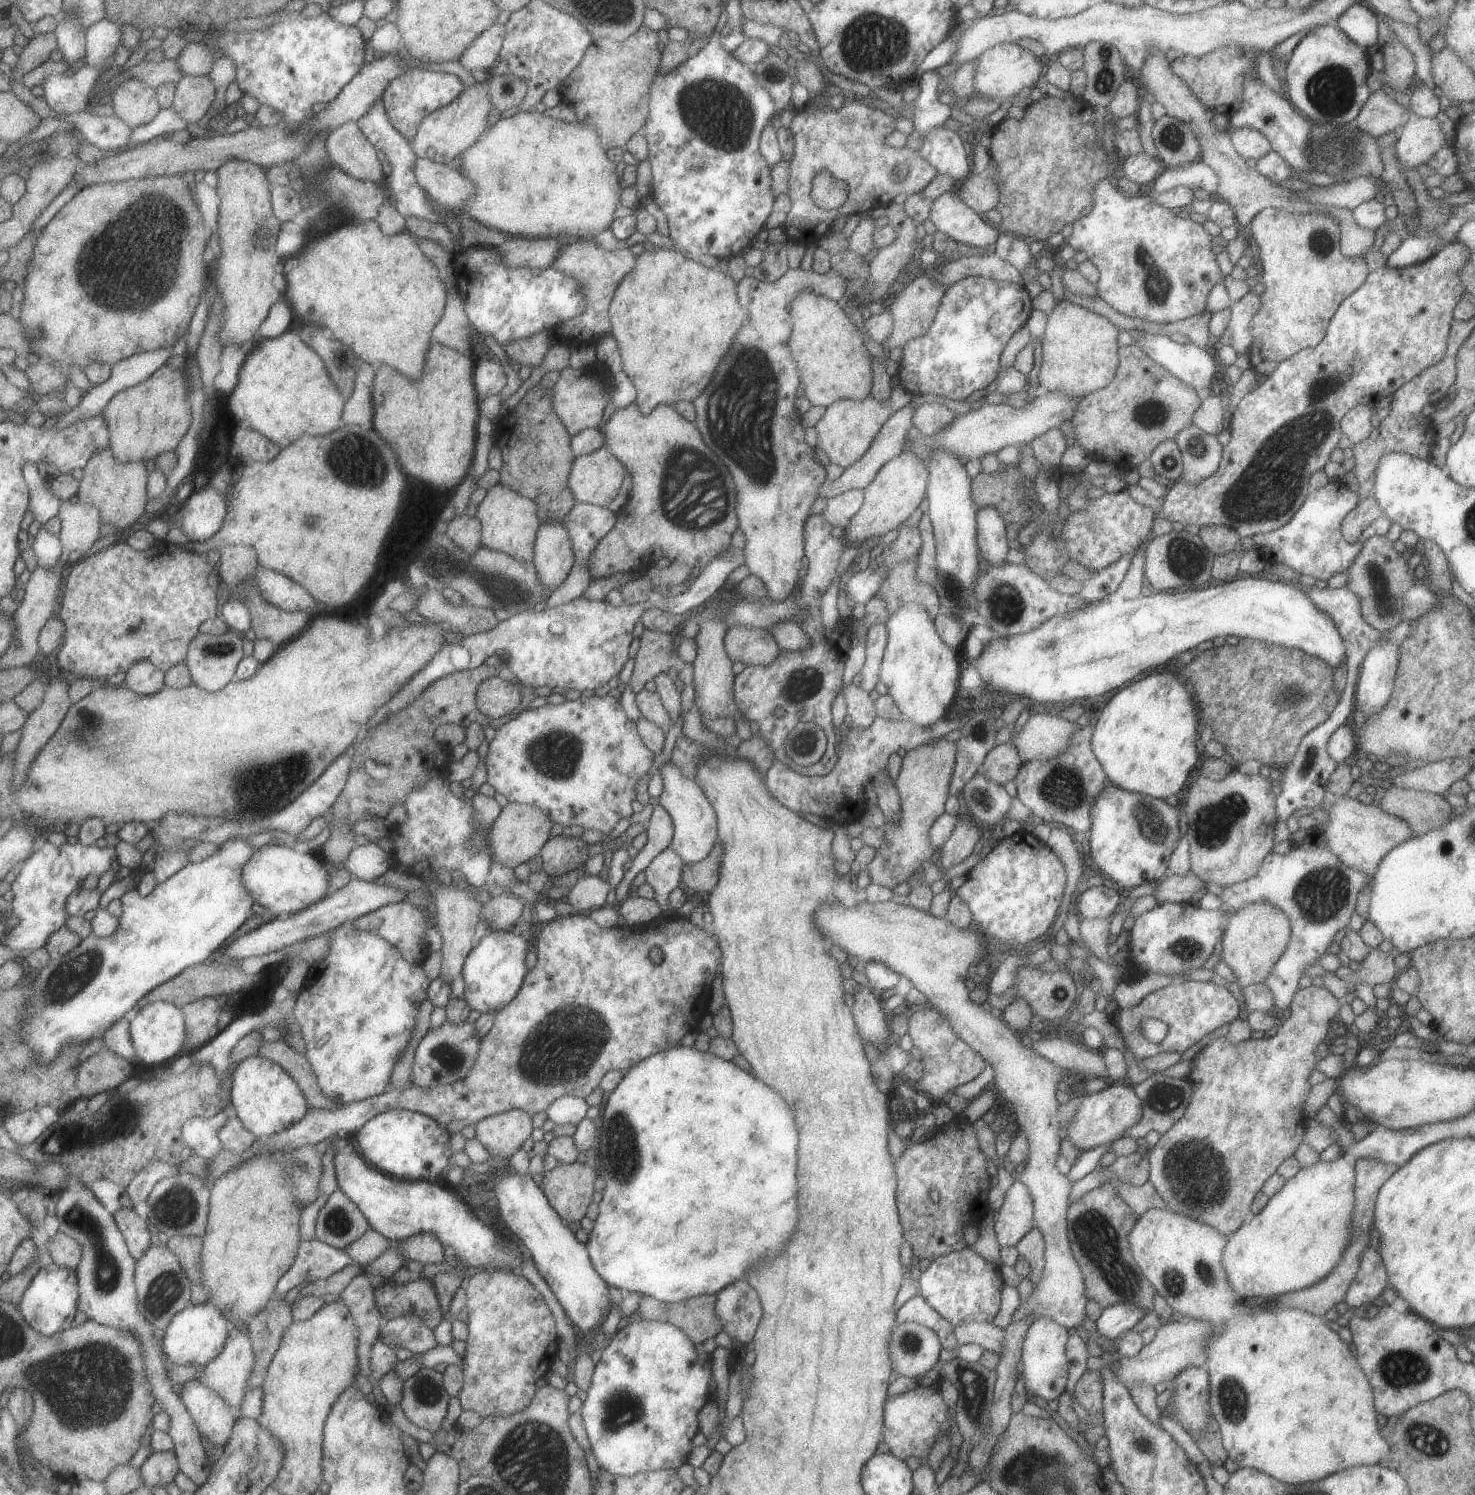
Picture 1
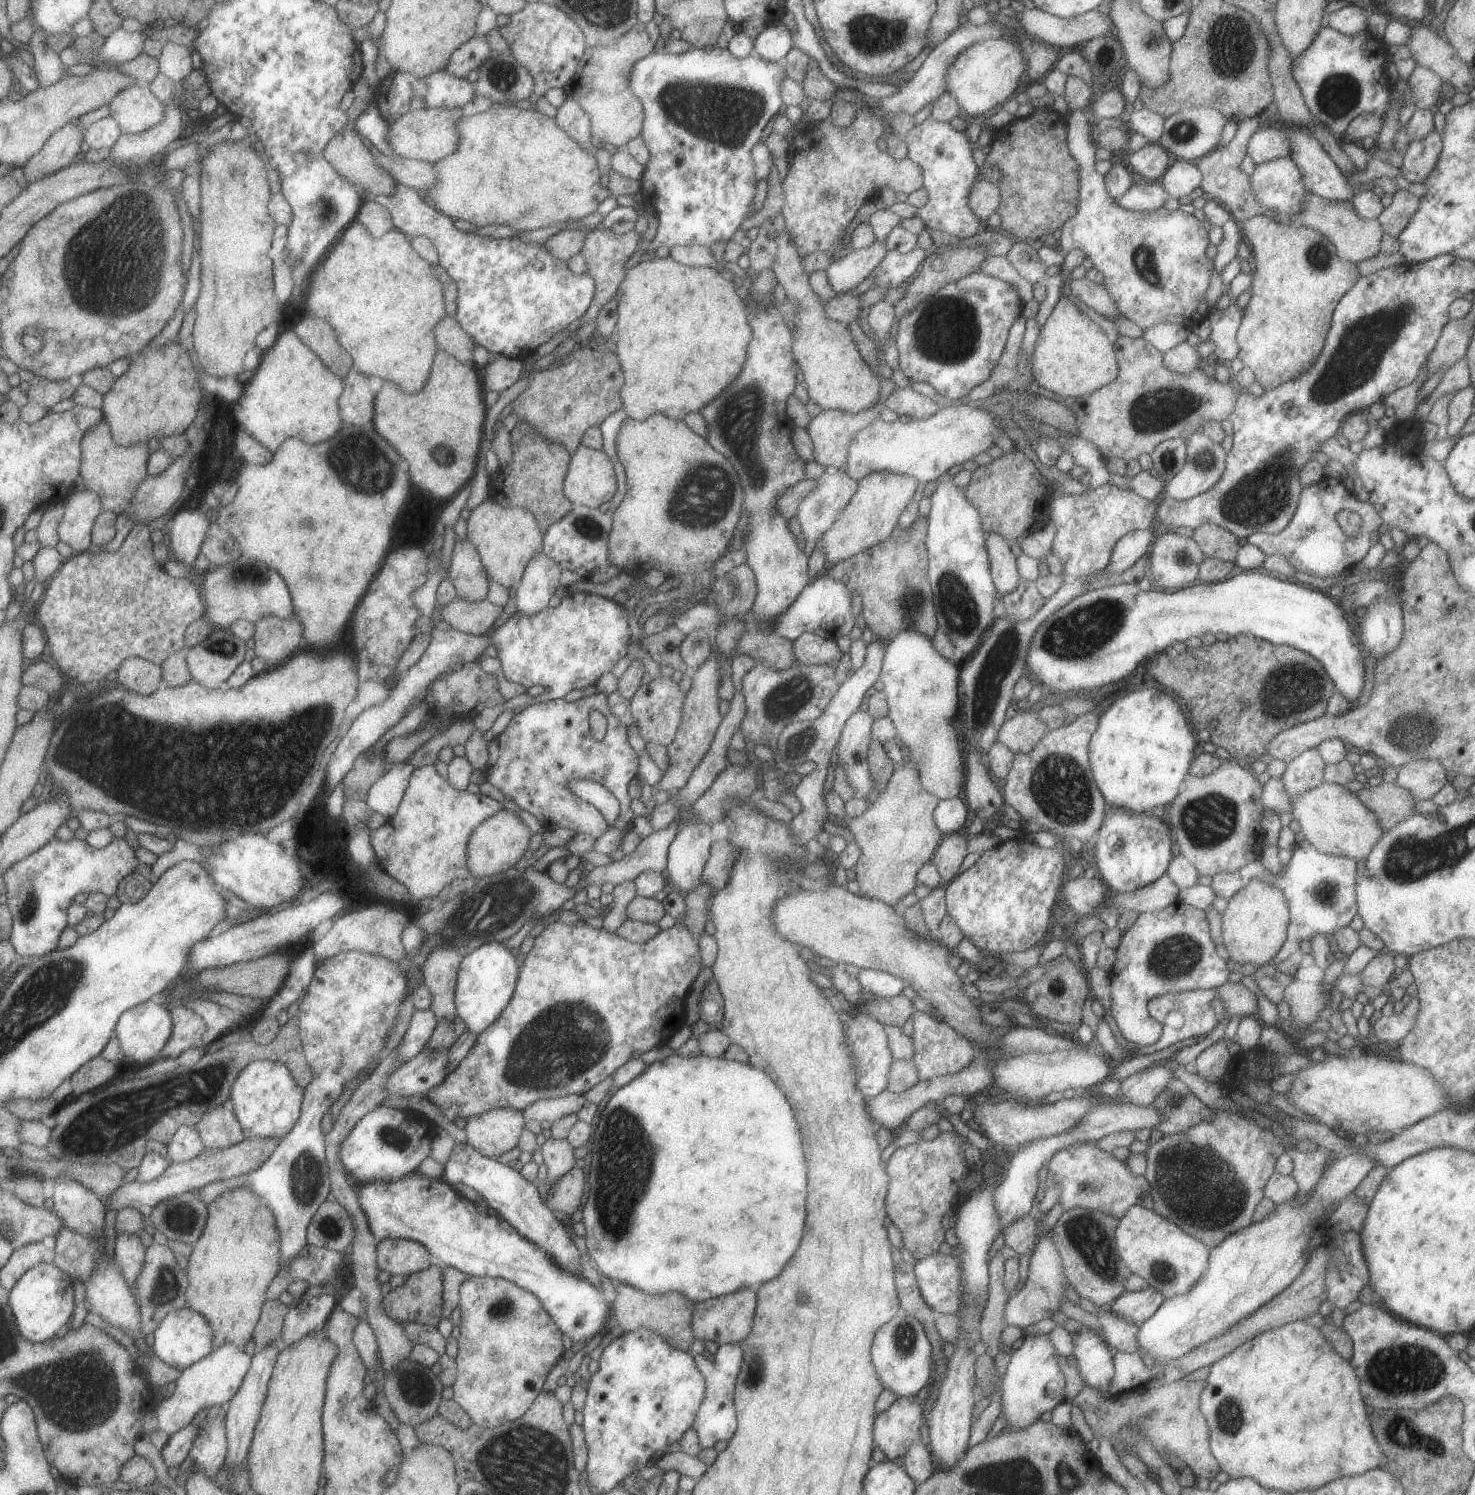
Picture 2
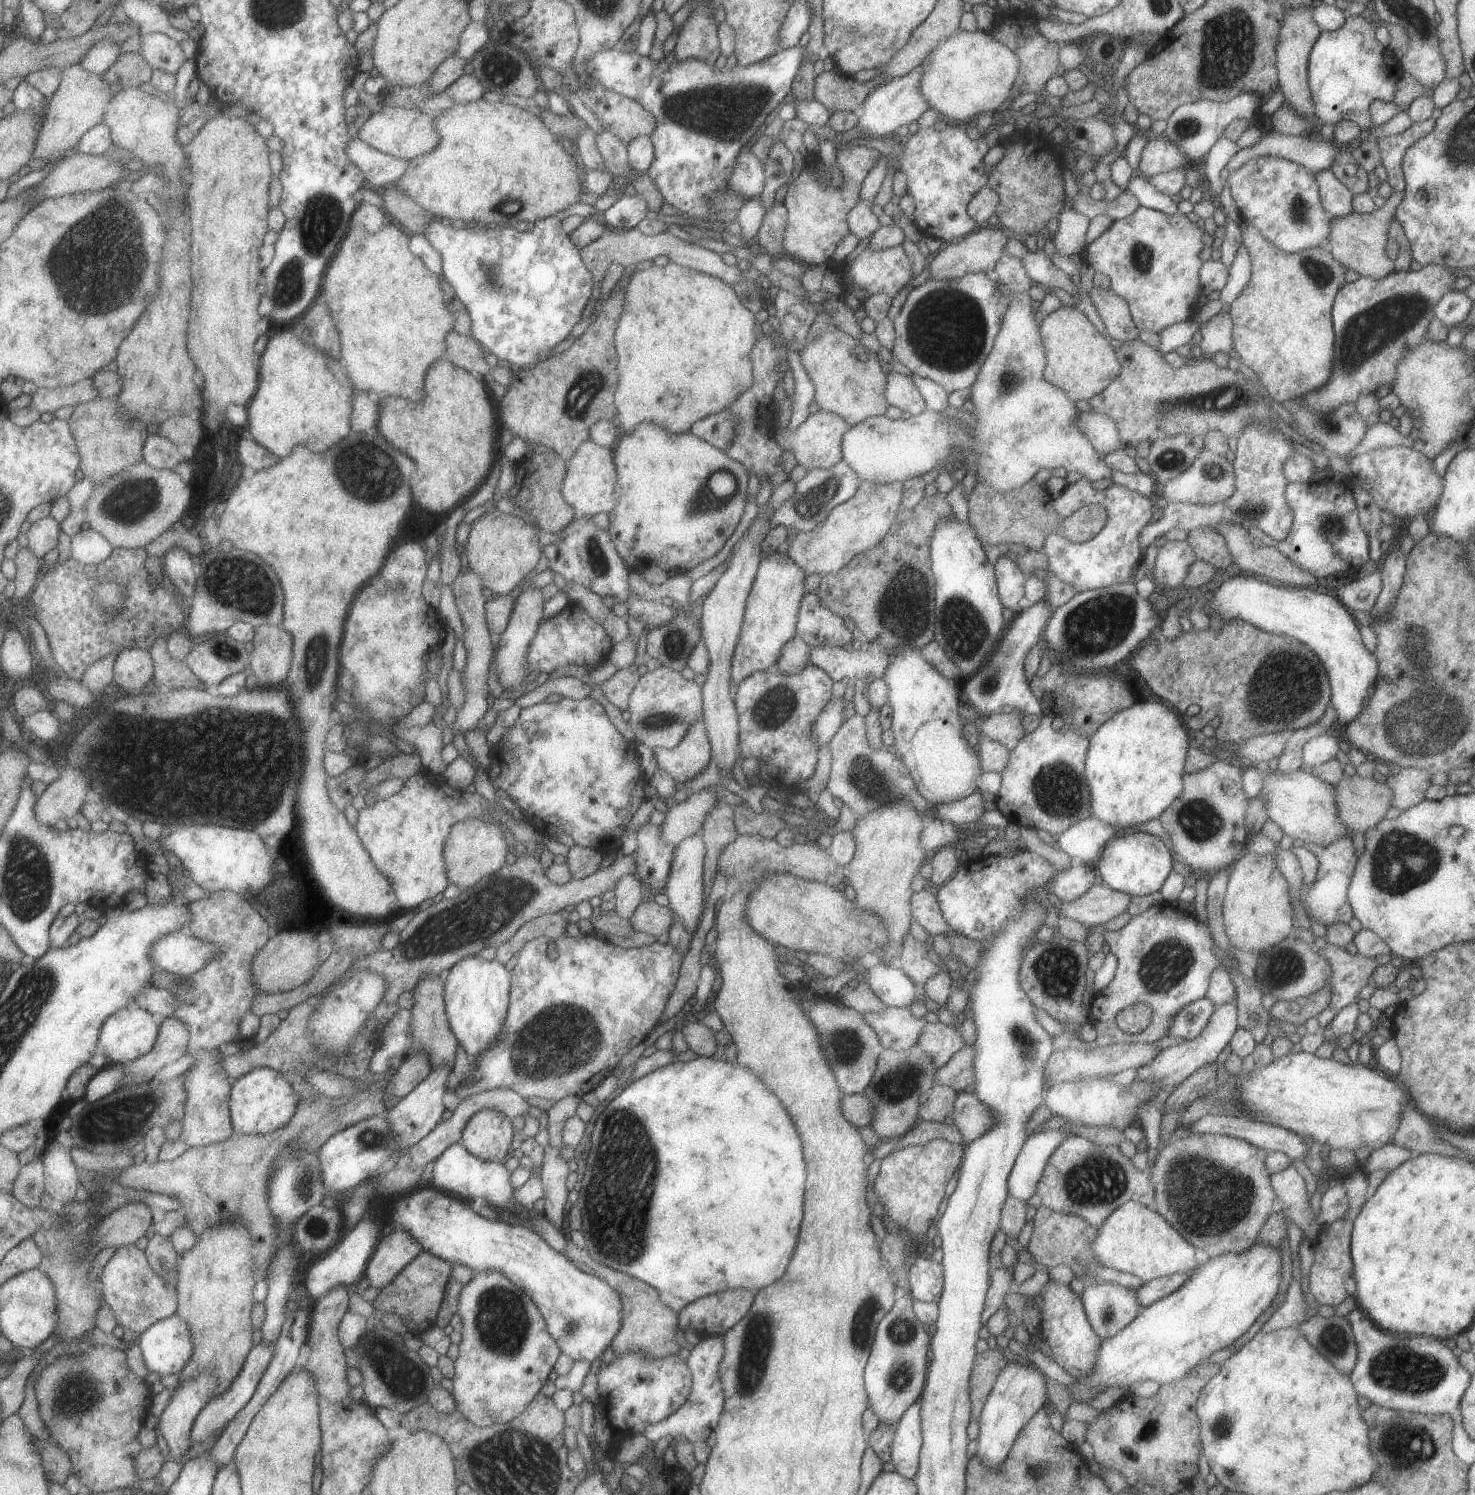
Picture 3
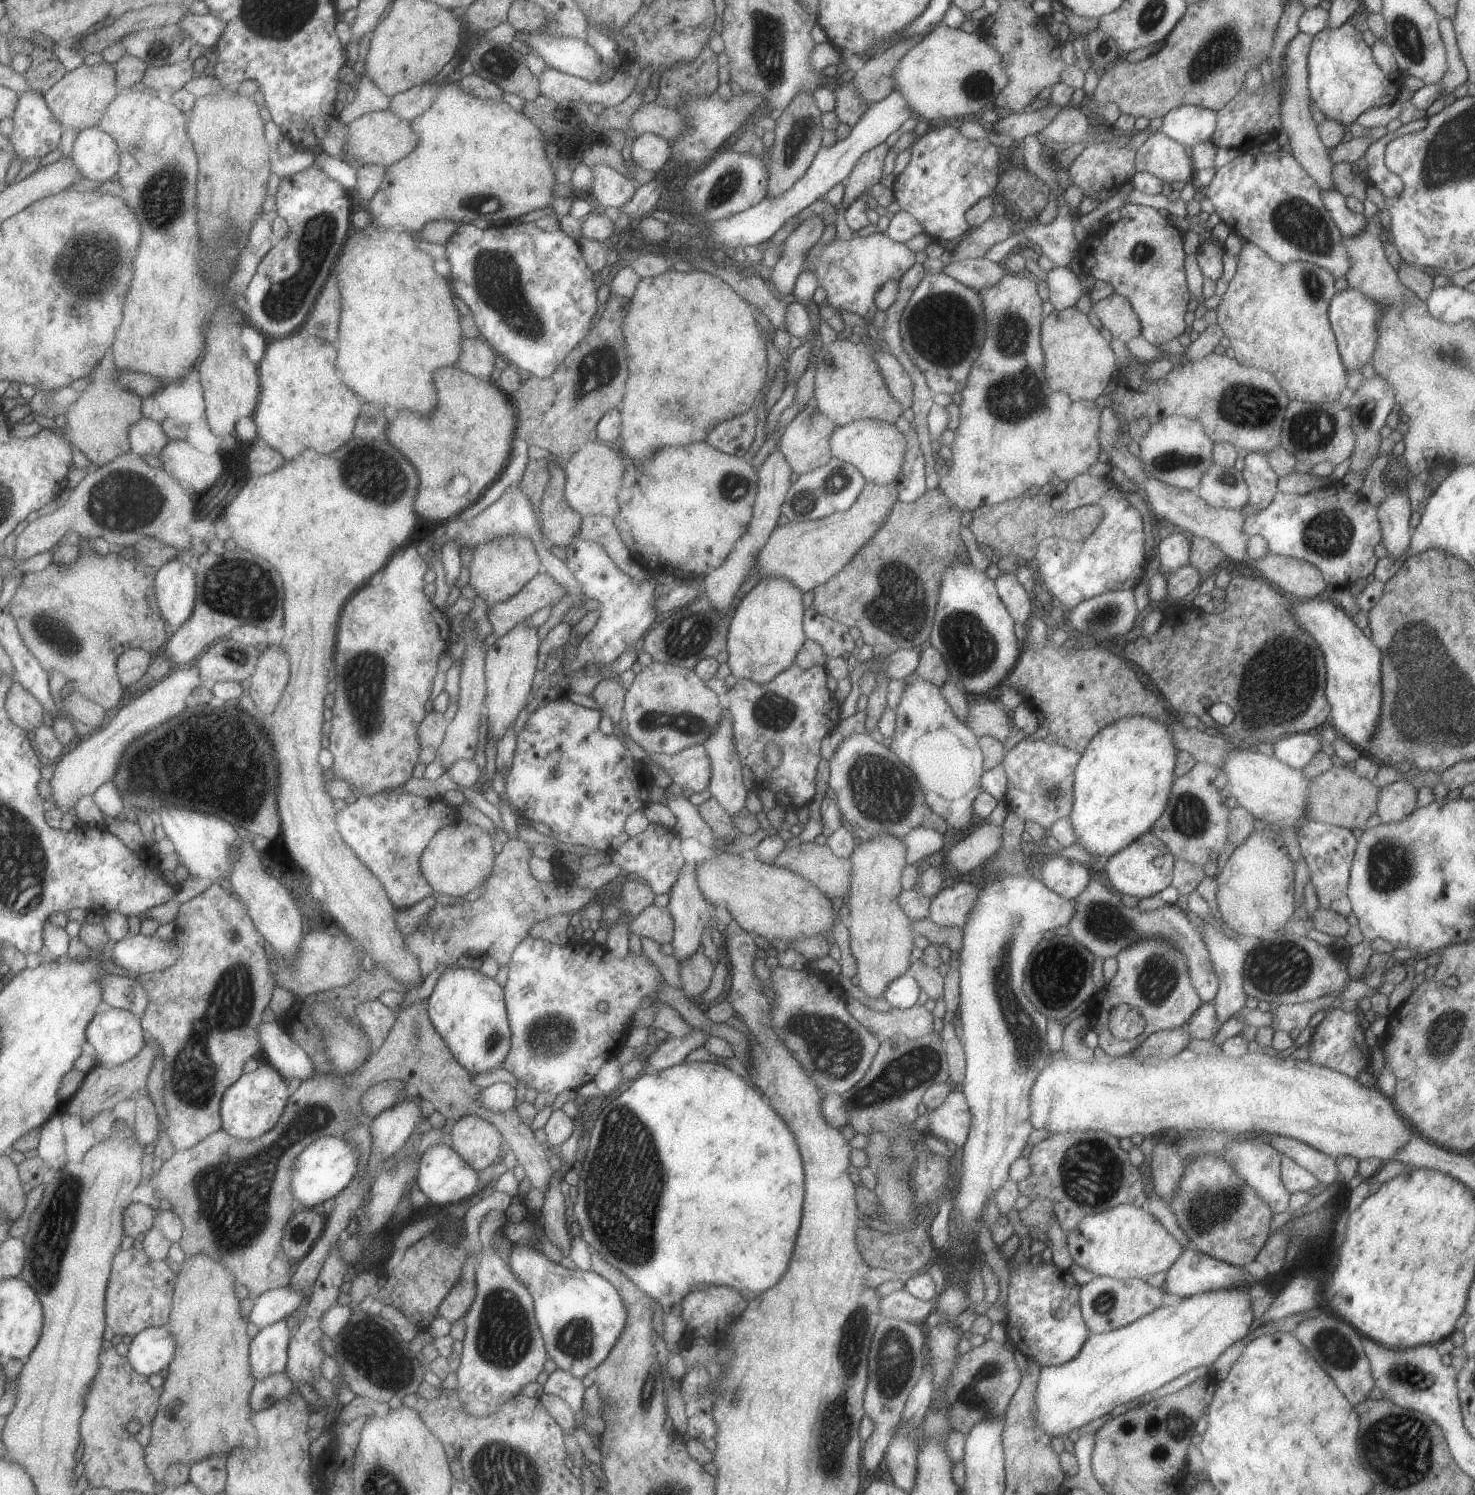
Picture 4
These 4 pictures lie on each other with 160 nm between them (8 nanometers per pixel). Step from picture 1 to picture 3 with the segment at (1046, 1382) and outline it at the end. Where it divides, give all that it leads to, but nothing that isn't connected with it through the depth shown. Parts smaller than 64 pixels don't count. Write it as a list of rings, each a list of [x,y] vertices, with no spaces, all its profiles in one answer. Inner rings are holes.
[[[1007,1361],[996,1376],[995,1382],[987,1395],[986,1401],[982,1406],[978,1416],[980,1427],[976,1443],[975,1456],[990,1469],[996,1469],[999,1463],[1004,1461],[1011,1445],[1015,1442],[1021,1427],[1035,1414],[1036,1410],[1043,1408],[1043,1400],[1047,1398],[1047,1386],[1045,1385],[1045,1375],[1033,1364],[1021,1365],[1017,1362]]]

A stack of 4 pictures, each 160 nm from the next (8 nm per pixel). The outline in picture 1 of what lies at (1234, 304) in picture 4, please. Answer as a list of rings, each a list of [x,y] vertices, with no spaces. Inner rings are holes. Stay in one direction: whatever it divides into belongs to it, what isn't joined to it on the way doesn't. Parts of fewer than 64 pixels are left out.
[[[1265,208],[1253,216],[1249,226],[1252,238],[1259,246],[1260,282],[1264,289],[1259,294],[1259,310],[1249,320],[1251,344],[1248,356],[1251,369],[1266,377],[1275,370],[1279,362],[1321,342],[1337,306],[1363,284],[1368,270],[1362,256],[1345,257],[1341,254],[1339,226],[1331,216],[1323,216],[1319,212],[1291,214],[1285,210]]]

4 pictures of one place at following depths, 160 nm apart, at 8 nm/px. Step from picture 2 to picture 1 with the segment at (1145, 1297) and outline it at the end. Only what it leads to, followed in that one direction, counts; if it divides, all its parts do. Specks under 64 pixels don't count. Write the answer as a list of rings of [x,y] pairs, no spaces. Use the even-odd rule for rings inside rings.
[[[1121,1302],[1101,1309],[1101,1315],[1095,1320],[1095,1328],[1099,1335],[1109,1340],[1114,1340],[1145,1316],[1145,1310],[1141,1310],[1135,1304]]]

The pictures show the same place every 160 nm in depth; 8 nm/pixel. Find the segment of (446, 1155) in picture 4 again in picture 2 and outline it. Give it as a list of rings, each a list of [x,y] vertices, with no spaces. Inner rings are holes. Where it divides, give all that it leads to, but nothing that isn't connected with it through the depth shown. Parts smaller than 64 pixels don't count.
[[[455,1142],[449,1159],[443,1166],[441,1180],[452,1187],[459,1183],[472,1188],[487,1202],[488,1208],[499,1213],[500,1218],[511,1228],[515,1228],[518,1234],[533,1242],[545,1254],[549,1254],[559,1266],[563,1266],[563,1270],[575,1276],[582,1276],[581,1266],[579,1266],[581,1254],[577,1252],[571,1238],[567,1236],[567,1230],[560,1217],[539,1198],[539,1192],[534,1183],[521,1178],[521,1174],[510,1168],[509,1164],[501,1164],[495,1159],[481,1156],[469,1144]]]

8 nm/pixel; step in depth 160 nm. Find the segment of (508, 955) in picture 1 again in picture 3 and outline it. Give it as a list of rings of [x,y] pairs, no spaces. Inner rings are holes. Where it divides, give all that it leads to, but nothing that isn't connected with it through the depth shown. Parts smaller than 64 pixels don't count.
[[[469,955],[458,960],[444,973],[444,1009],[447,1015],[448,1025],[455,1035],[456,1041],[465,1050],[469,1060],[482,1053],[489,1045],[494,1045],[504,1018],[506,1017],[509,1002],[510,971],[497,959],[485,960],[478,955]]]

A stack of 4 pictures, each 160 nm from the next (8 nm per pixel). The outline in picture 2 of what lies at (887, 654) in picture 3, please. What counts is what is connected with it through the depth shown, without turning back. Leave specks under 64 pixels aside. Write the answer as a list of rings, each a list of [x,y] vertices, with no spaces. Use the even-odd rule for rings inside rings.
[[[805,632],[792,641],[793,656],[800,665],[825,665],[836,668],[842,656],[835,641]]]

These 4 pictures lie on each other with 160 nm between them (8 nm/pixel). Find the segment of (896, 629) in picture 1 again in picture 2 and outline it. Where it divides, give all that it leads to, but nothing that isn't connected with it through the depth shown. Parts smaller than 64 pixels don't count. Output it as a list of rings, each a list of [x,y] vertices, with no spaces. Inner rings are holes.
[[[903,630],[897,634],[895,638],[886,642],[878,680],[883,685],[882,692],[888,706],[887,716],[895,728],[895,734],[902,742],[907,761],[913,762],[917,770],[922,790],[939,799],[951,799],[961,795],[965,780],[964,747],[961,744],[961,737],[957,736],[951,725],[959,702],[957,682],[960,664],[951,664],[949,660],[939,656],[933,650],[931,642],[932,640],[927,640],[915,630]]]

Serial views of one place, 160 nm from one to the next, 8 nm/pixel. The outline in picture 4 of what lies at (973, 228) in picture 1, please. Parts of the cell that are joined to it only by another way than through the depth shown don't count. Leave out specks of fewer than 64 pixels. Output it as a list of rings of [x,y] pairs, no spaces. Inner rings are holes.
[[[945,126],[928,130],[911,145],[910,160],[892,182],[894,200],[901,211],[907,211],[919,224],[931,240],[944,244],[971,229],[964,217],[965,211],[980,198],[993,196],[998,181],[999,154],[997,146],[987,139],[967,139],[958,128]]]

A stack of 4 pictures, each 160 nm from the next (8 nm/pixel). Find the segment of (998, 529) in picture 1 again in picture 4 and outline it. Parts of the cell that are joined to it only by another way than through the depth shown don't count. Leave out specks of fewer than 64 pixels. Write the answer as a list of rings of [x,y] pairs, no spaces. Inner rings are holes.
[[[1000,572],[994,580],[998,597],[1015,623],[1024,624],[1031,612],[1029,593],[1013,573]]]

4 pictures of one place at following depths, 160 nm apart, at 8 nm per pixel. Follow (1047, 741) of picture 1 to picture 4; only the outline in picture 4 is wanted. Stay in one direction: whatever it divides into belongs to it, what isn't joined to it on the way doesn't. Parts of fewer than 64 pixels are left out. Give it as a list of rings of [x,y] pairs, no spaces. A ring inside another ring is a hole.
[[[983,700],[977,704],[971,704],[965,724],[979,737],[993,737],[1001,744],[1007,740],[1009,730],[1015,719],[1007,716],[1007,711],[997,708],[995,702]]]

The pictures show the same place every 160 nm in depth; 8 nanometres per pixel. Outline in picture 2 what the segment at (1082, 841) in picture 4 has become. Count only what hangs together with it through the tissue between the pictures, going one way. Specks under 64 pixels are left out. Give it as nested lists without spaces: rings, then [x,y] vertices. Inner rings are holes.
[[[1141,688],[1115,700],[1100,715],[1097,729],[1088,743],[1088,762],[1095,786],[1106,806],[1129,810],[1133,814],[1150,814],[1158,806],[1166,808],[1176,798],[1195,756],[1193,749],[1200,744],[1198,737],[1191,734],[1181,707],[1177,698],[1161,688]]]

